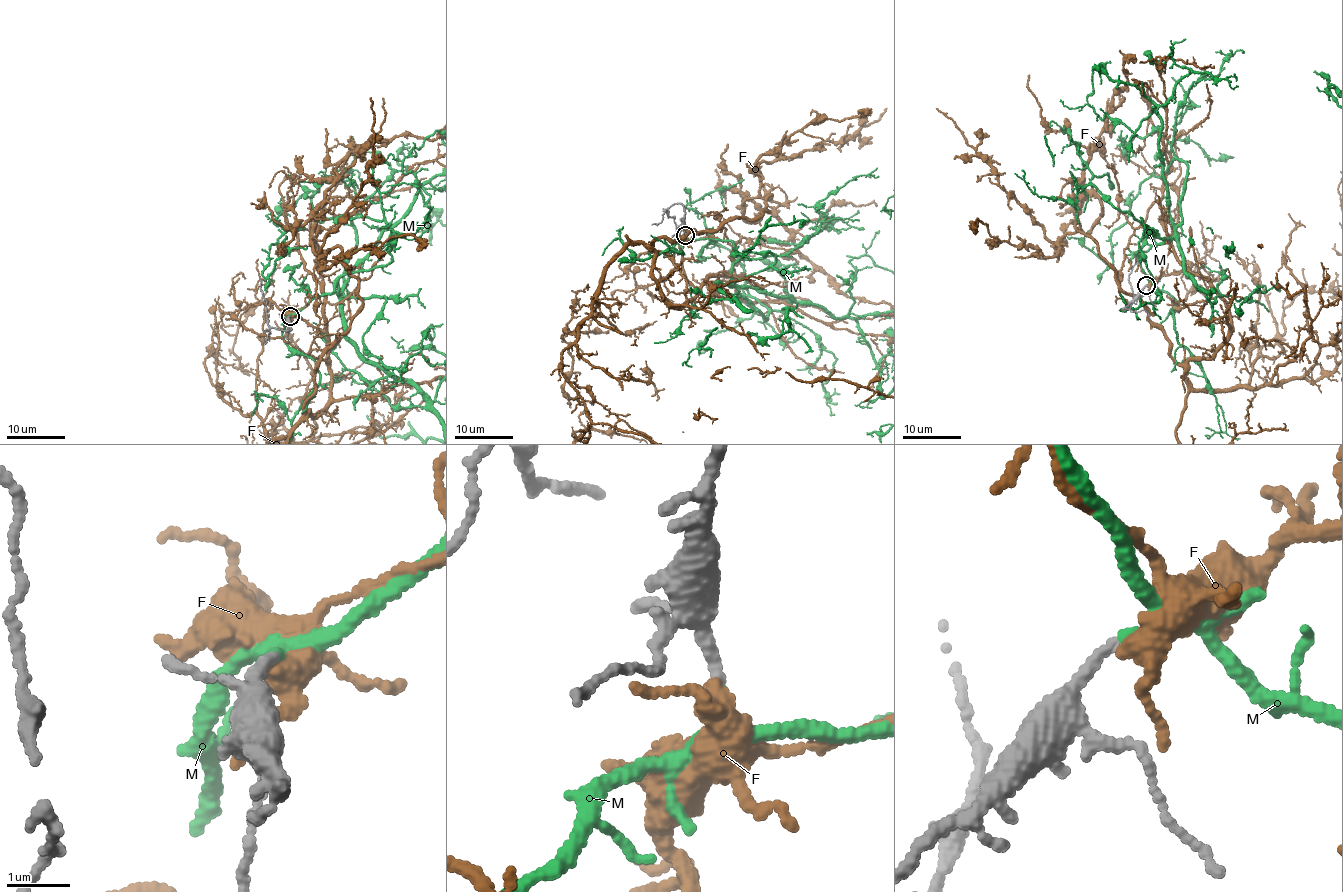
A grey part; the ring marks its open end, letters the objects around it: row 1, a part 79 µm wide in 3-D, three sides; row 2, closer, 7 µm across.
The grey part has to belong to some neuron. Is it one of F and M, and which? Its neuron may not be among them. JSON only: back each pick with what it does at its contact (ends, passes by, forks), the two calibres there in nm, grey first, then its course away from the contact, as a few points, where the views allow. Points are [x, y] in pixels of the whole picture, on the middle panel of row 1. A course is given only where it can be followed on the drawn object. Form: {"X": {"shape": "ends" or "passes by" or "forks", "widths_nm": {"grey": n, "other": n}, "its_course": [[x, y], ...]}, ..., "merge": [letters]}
{"M": {"shape": "passes by", "widths_nm": {"grey": 180, "other": 170}}, "merge": ["M"]}

